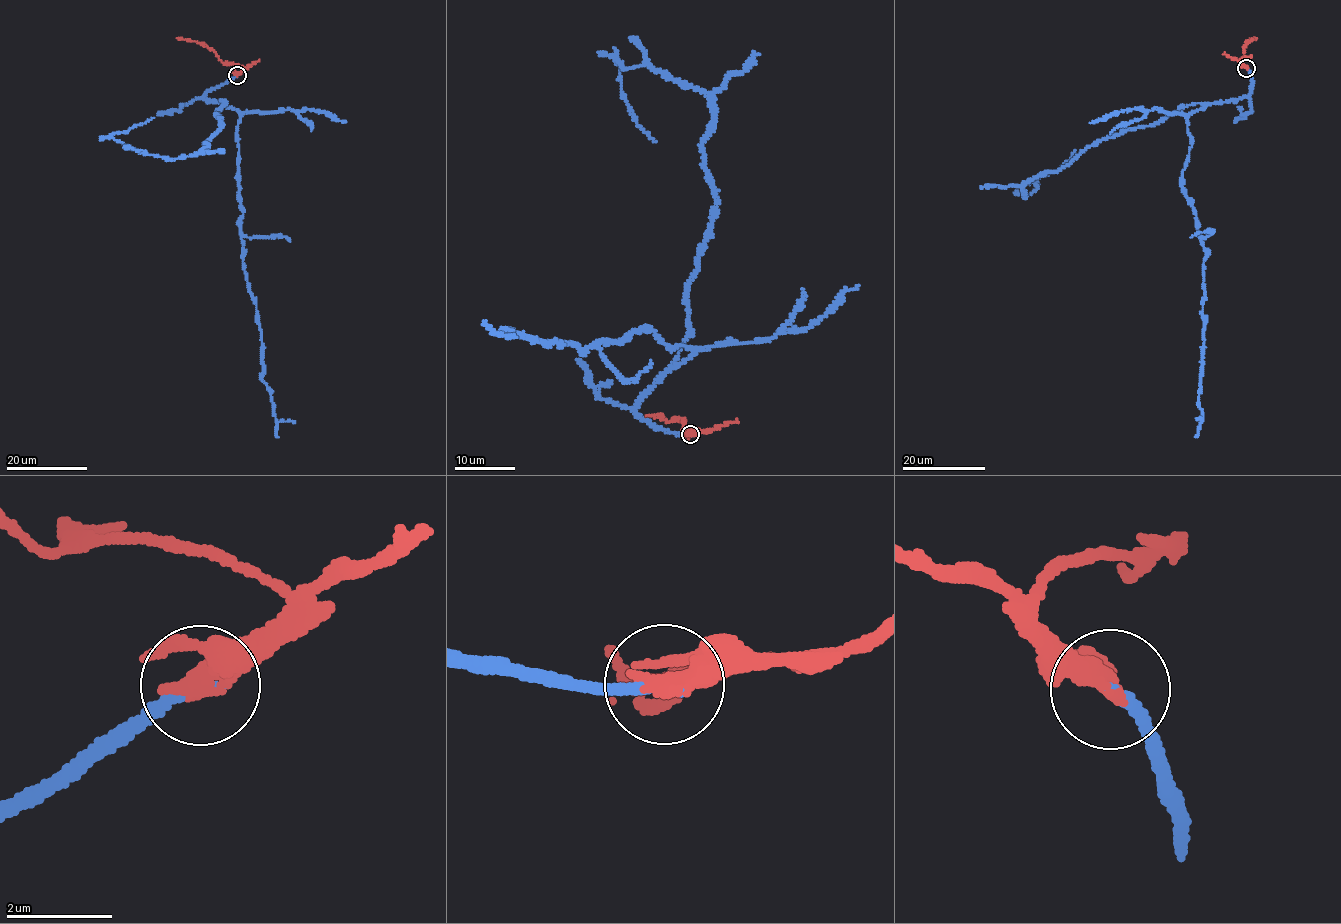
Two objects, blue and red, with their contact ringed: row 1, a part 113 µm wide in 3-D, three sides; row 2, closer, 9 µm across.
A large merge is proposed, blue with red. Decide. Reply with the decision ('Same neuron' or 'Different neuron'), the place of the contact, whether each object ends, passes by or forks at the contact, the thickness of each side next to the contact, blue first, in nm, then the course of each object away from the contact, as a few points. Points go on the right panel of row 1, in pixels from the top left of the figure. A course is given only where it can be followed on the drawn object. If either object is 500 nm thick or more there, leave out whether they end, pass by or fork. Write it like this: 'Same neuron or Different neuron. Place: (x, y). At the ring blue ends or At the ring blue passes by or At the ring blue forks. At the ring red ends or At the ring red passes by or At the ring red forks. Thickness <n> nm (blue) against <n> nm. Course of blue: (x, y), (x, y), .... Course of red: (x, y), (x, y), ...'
Different neuron. Place: (1246, 68). At the ring blue ends. At the ring red ends. Thickness 180 nm (blue) against 480 nm. Course of blue: (1246, 68), (1249, 93), (1187, 117), (1191, 147), (1181, 189), (1206, 252), (1202, 415), (1195, 437). Course of red: (1246, 68), (1240, 62), (1248, 58), (1243, 48), (1257, 37)

